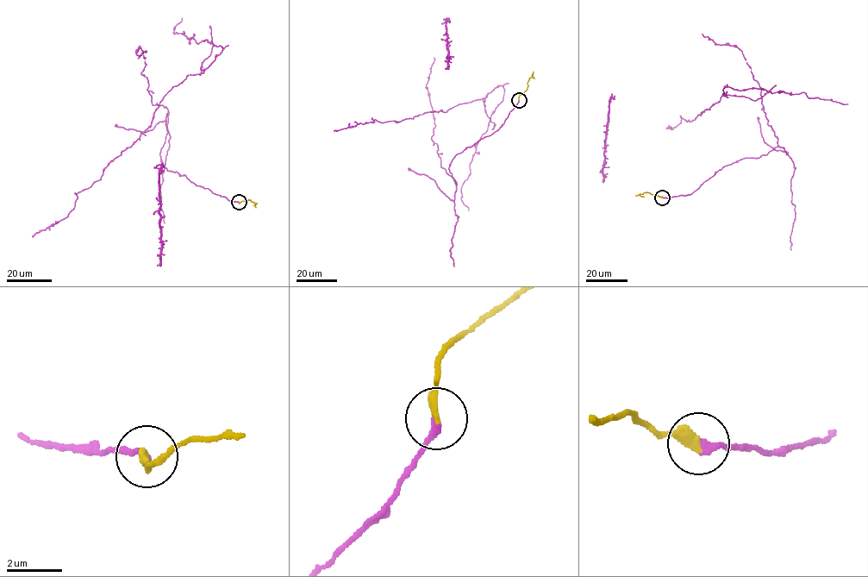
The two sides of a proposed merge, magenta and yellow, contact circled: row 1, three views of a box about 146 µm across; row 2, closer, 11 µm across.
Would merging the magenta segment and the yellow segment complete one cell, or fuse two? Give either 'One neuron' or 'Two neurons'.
One neuron

